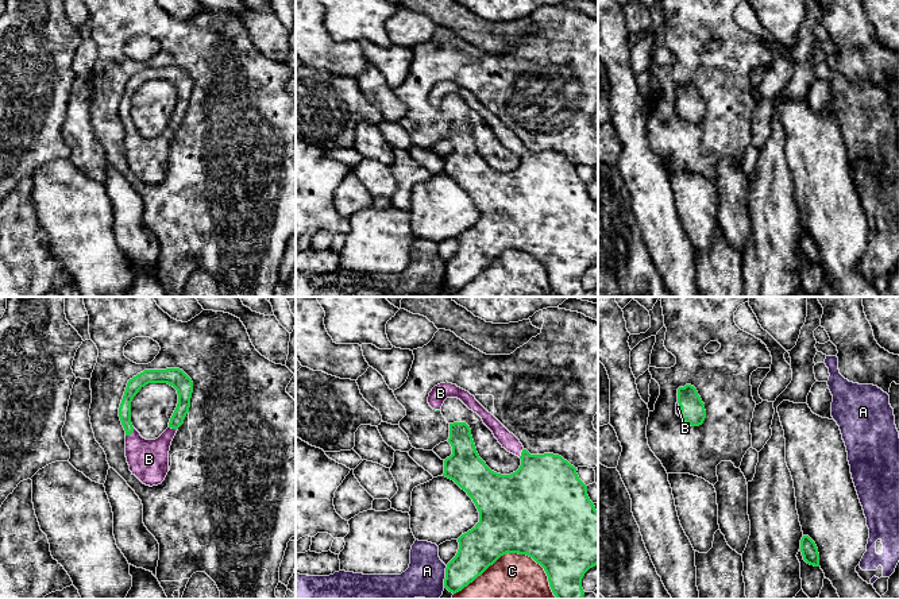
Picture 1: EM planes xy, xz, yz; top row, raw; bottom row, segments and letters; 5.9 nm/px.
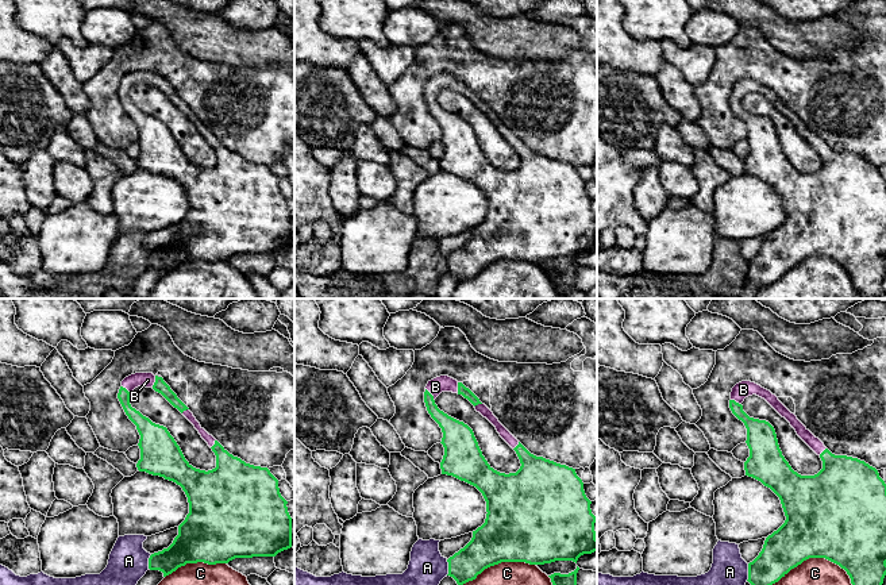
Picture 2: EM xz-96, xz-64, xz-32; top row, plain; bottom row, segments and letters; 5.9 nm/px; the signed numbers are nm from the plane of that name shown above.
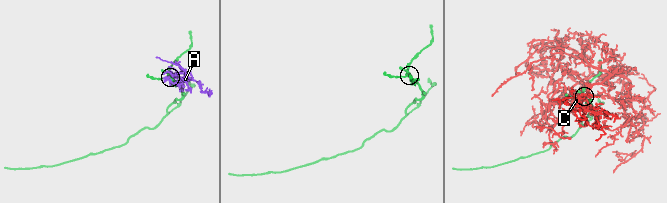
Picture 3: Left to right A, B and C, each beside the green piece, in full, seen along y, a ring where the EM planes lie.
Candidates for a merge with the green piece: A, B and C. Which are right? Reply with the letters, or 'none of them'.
B

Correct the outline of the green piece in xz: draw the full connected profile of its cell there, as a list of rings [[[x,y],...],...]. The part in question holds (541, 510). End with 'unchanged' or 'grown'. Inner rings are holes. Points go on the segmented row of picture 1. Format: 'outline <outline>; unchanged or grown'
outline [[[445,382],[435,386],[428,403],[433,410],[441,411],[447,398],[458,398],[476,413],[502,448],[521,459],[521,465],[510,475],[491,471],[476,452],[470,426],[466,422],[450,424],[452,455],[444,460],[443,476],[454,480],[472,499],[479,511],[479,522],[458,538],[459,549],[447,564],[444,588],[456,594],[501,556],[518,553],[532,557],[544,568],[557,599],[583,599],[582,579],[598,564],[598,511],[576,468],[559,455],[530,455],[474,395],[456,384]]]; grown

